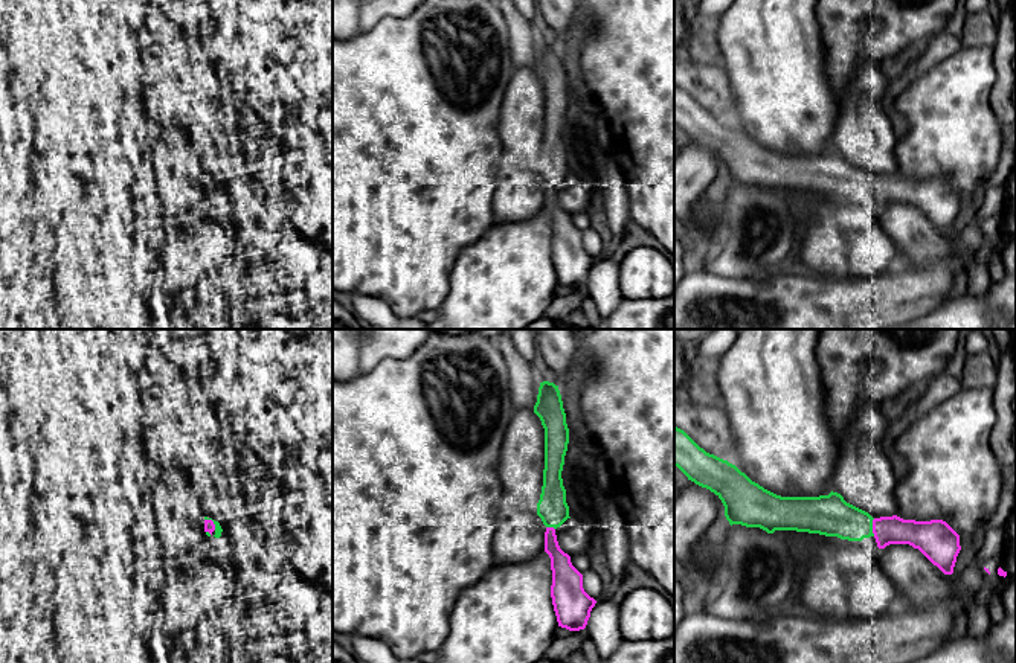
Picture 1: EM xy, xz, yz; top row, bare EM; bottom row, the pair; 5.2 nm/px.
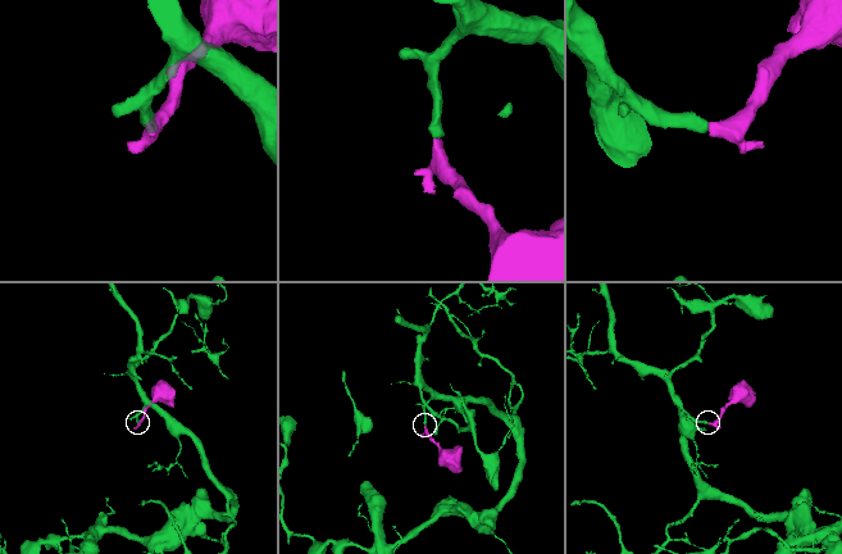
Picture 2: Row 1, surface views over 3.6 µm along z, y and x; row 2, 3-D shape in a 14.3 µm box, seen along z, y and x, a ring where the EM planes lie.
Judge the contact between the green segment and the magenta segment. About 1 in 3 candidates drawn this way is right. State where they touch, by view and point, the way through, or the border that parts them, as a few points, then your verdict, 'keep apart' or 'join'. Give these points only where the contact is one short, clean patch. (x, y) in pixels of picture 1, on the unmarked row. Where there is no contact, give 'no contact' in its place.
yz (871, 186) | join

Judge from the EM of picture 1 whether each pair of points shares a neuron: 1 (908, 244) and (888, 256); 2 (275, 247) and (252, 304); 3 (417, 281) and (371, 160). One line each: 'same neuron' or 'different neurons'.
1: different neurons
2: same neuron
3: same neuron

